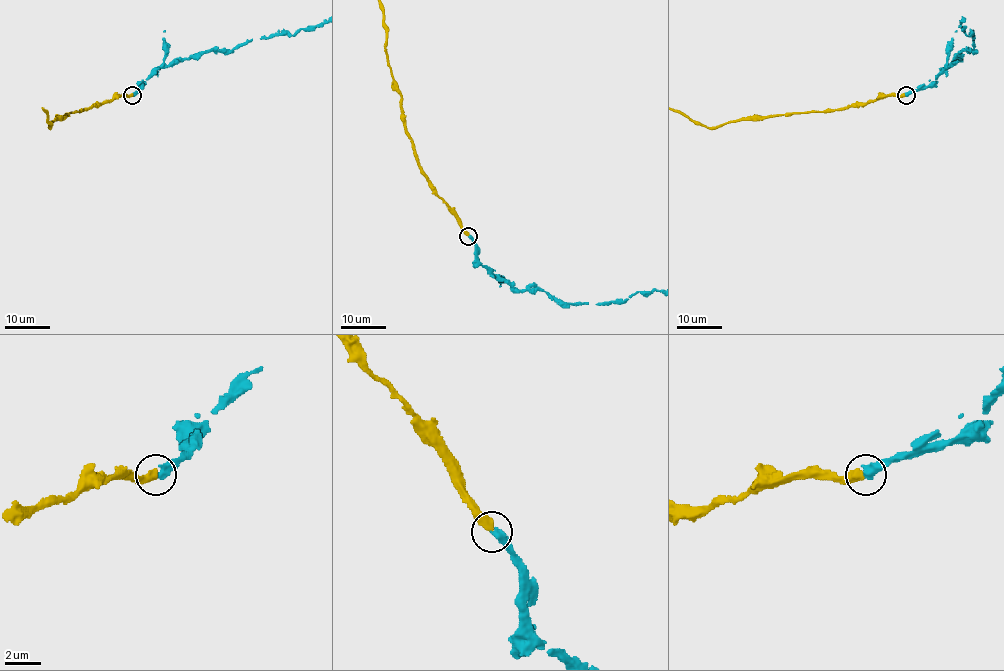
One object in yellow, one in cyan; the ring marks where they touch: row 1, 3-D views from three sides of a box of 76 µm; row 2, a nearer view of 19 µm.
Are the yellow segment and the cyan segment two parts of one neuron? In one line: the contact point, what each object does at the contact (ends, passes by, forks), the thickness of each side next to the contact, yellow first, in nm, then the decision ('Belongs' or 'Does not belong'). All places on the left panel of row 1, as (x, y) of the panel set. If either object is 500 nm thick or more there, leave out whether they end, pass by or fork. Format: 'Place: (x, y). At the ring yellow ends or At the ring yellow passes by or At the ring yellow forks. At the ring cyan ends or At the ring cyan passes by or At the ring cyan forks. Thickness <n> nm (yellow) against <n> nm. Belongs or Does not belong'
Place: (132, 95). At the ring yellow ends. At the ring cyan ends. Thickness 480 nm (yellow) against 440 nm. Belongs

